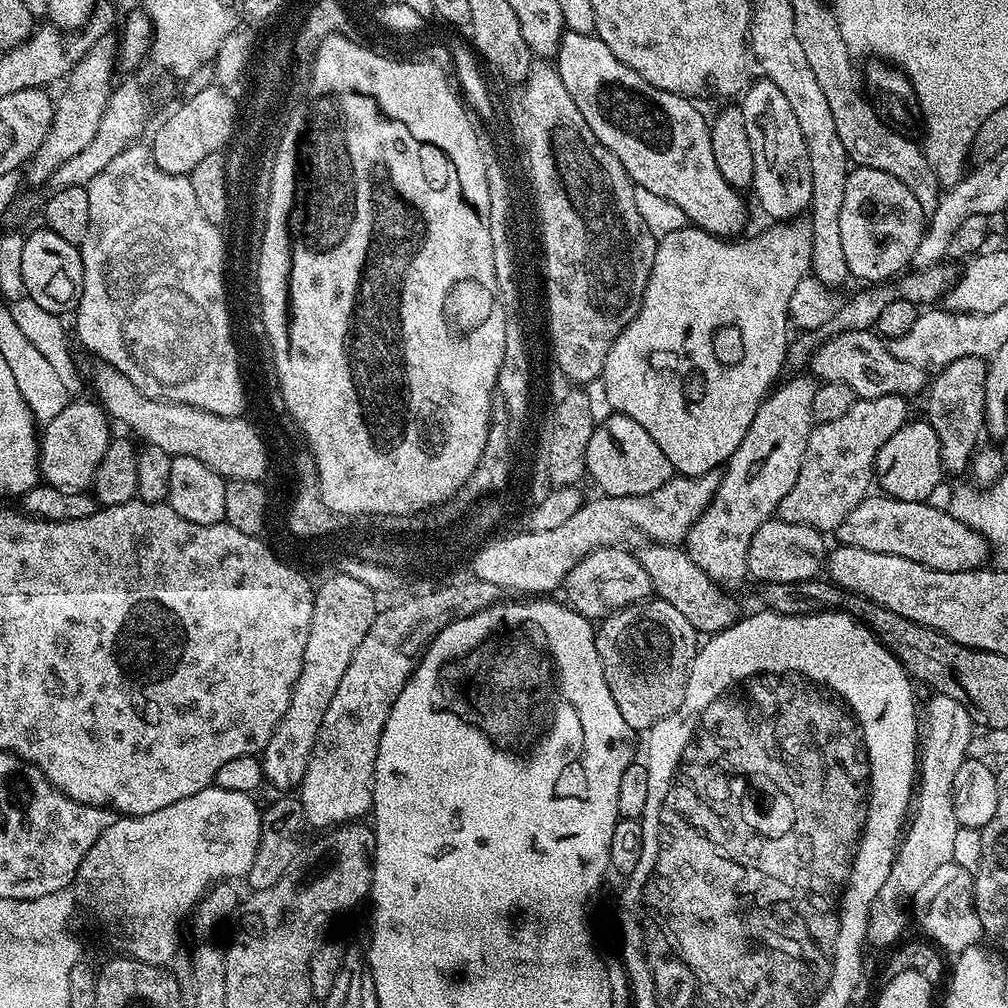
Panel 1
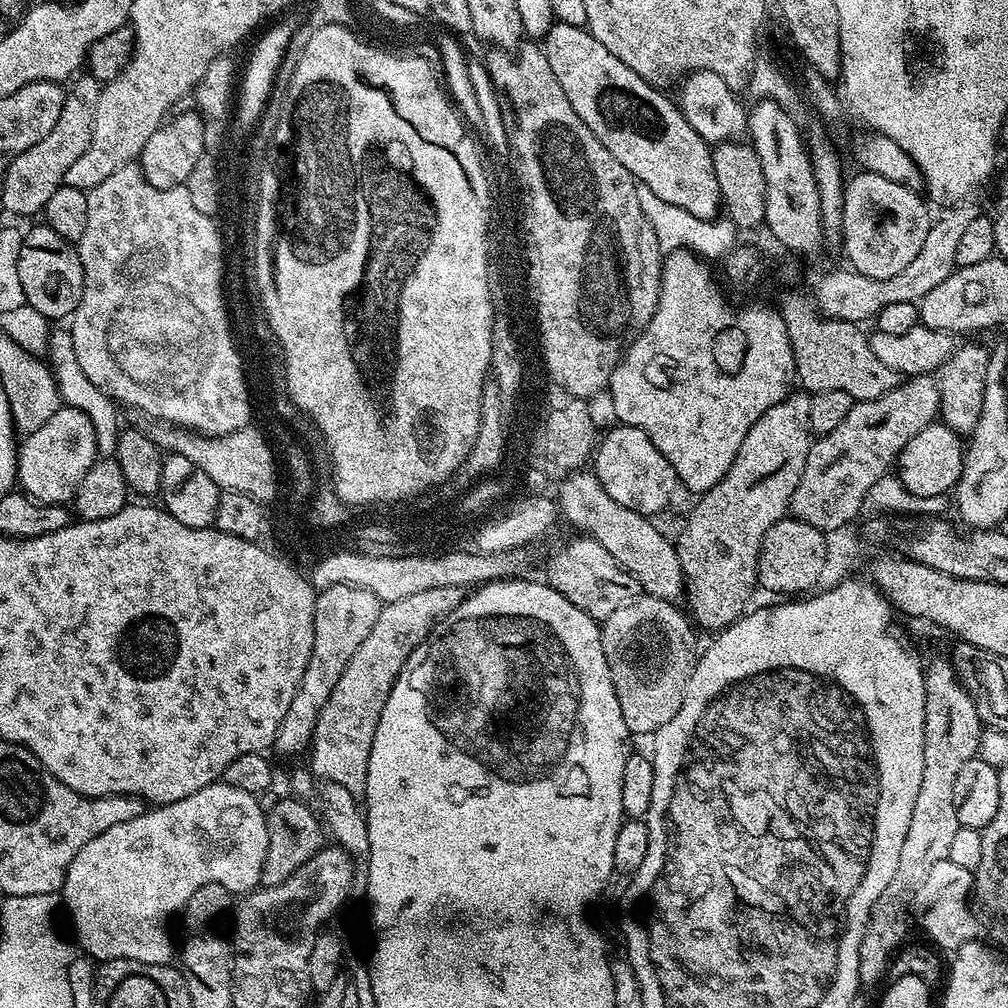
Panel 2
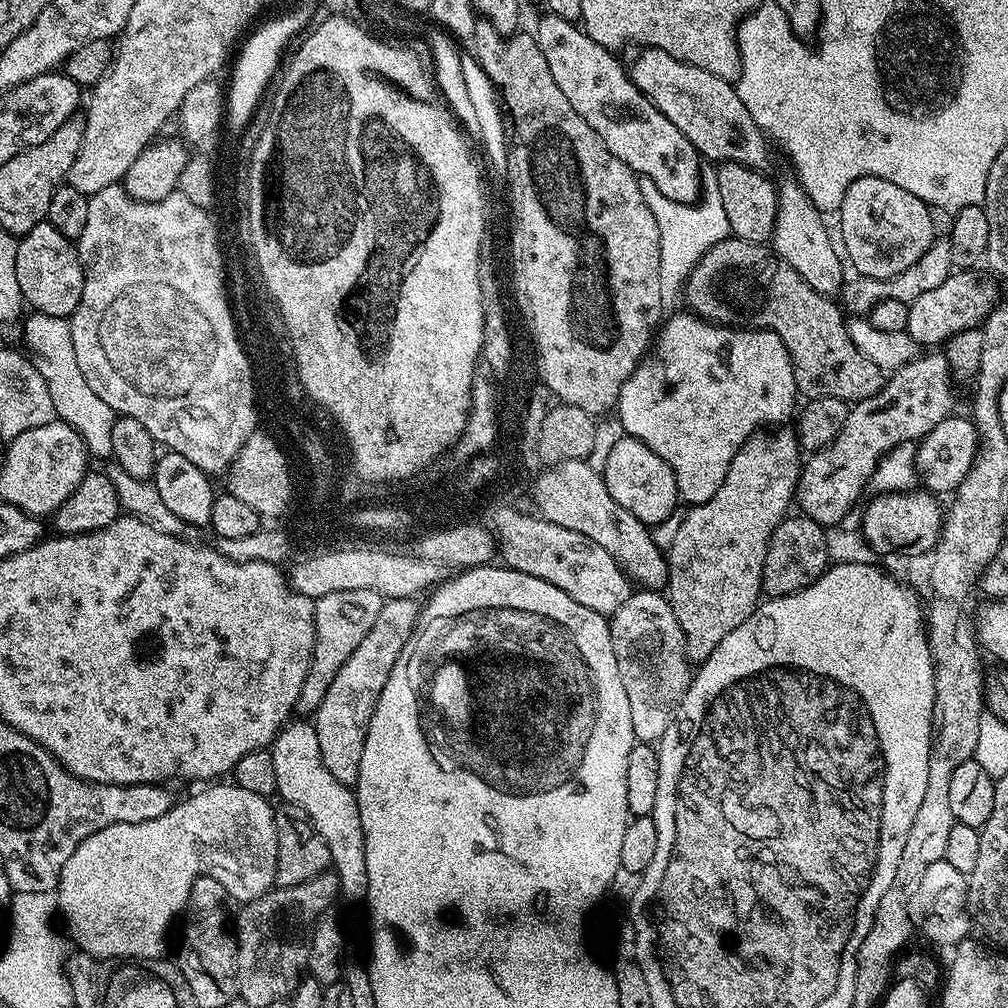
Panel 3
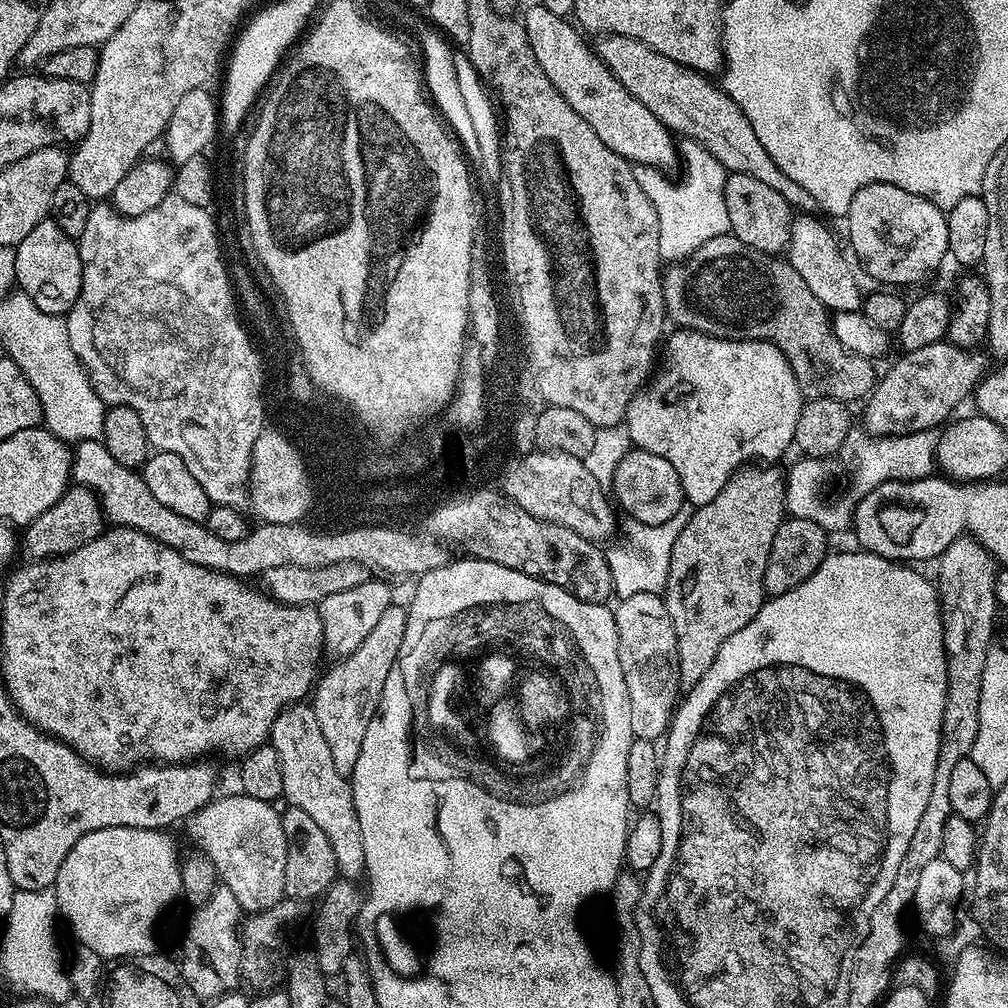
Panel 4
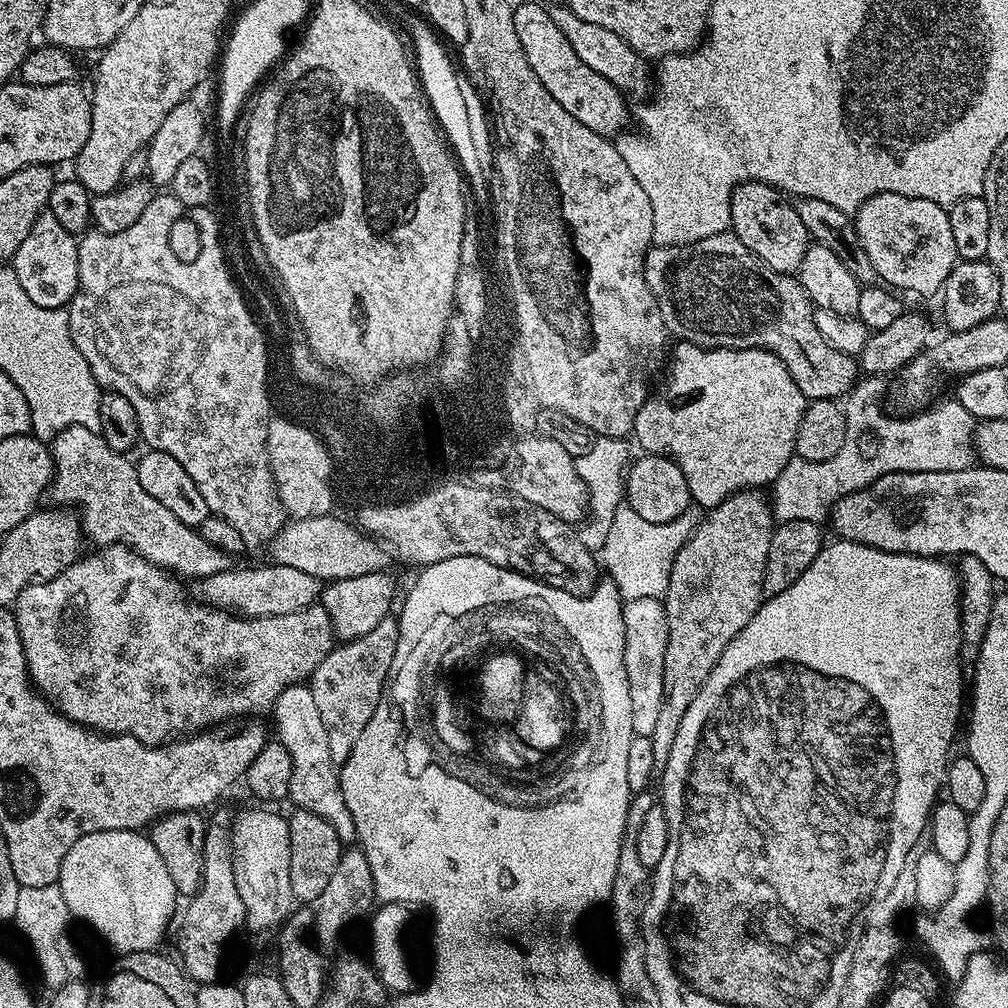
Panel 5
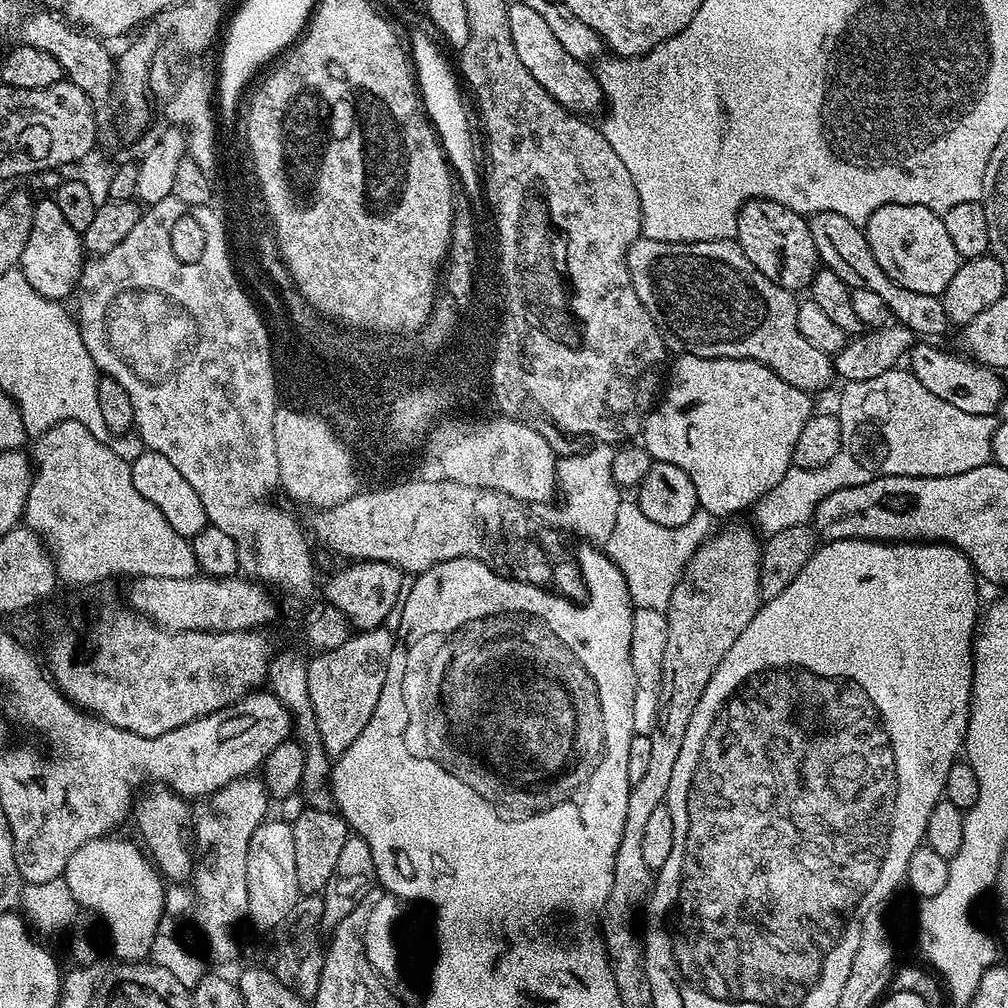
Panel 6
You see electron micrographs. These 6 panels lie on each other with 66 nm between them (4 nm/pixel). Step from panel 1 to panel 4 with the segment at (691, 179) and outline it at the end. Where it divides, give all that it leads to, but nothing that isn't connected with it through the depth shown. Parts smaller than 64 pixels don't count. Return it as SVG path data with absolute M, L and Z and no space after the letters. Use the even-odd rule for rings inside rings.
M532 2L522 15L522 23L526 38L530 38L530 50L534 50L538 66L546 70L546 78L550 78L566 102L570 102L570 106L590 122L590 130L594 130L610 150L633 165L645 164L665 174L671 173L675 164L677 167L678 144L676 148L673 133L657 116L650 114L650 110L646 110L646 106L642 106L642 102L638 102L638 98L634 98L634 94L630 94L614 74L610 74L590 44L583 40L585 37L565 17L550 14L546 6Z

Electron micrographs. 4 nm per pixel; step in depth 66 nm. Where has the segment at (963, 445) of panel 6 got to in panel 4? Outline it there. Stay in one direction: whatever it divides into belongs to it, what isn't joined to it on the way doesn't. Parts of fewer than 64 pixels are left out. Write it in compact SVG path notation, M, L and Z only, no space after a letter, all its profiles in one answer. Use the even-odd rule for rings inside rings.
M854 426L838 453L838 461L848 471L848 485L841 492L830 495L828 460L797 459L792 469L787 469L784 481L784 506L791 518L806 518L818 522L829 534L844 532L853 527L856 504L866 498L875 487L891 480L918 480L931 477L936 462L935 431L911 432L901 436L874 436L863 427Z

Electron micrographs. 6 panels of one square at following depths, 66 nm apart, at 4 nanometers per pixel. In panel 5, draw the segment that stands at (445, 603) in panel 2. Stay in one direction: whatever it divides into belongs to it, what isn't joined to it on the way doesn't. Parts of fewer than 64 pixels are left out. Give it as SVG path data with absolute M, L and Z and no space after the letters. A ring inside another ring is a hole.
M389 614L382 618L382 622L378 622L378 626L374 626L374 630L370 630L370 634L357 640L337 643L314 670L310 687L319 717L326 728L331 757L337 766L350 758L350 750L354 750L358 734L362 734L366 722L374 718L374 710L384 692L384 683L388 680L388 671L394 662L394 650L398 650L399 625L399 619Z

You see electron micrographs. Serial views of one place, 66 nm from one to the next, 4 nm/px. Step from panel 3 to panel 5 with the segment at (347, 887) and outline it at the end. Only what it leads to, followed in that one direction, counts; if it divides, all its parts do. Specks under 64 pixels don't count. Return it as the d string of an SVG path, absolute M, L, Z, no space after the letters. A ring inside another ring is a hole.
M305 683L287 687L275 702L272 718L276 722L275 737L289 751L294 764L290 776L289 799L295 807L326 818L334 826L341 843L355 843L357 827L354 826L354 818L351 817L342 795L339 769L331 757L330 742L327 741L326 728L319 717L311 687Z

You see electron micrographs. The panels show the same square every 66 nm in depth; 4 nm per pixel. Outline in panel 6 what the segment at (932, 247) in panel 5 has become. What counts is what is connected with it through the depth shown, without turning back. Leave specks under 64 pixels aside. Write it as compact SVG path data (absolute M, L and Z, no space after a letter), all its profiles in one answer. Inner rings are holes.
M887 204L870 214L863 229L878 266L903 288L916 288L922 294L940 296L948 280L954 278L958 257L941 213L926 206Z

